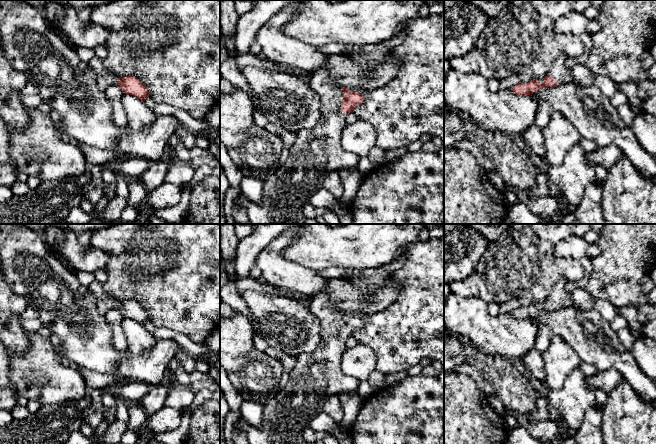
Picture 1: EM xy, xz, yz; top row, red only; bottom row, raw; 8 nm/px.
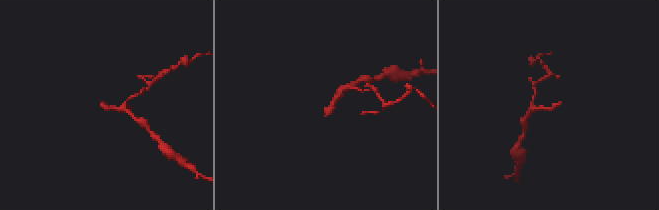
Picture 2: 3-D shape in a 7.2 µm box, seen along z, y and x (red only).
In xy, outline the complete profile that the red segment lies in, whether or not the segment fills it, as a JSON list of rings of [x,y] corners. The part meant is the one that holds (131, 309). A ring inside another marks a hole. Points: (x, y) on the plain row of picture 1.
[[[95,280],[88,286],[88,289],[96,299],[97,311],[100,315],[105,316],[108,311],[117,307],[124,318],[133,319],[142,325],[150,320],[147,310],[137,301],[117,302],[104,291],[102,283]]]

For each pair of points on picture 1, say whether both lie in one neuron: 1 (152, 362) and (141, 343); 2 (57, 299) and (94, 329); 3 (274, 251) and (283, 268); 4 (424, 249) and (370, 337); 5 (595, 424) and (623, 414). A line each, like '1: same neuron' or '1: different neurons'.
1: different neurons
2: same neuron
3: same neuron
4: same neuron
5: different neurons

